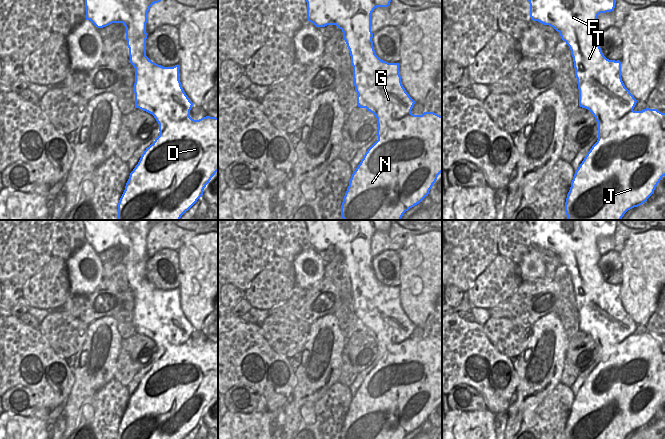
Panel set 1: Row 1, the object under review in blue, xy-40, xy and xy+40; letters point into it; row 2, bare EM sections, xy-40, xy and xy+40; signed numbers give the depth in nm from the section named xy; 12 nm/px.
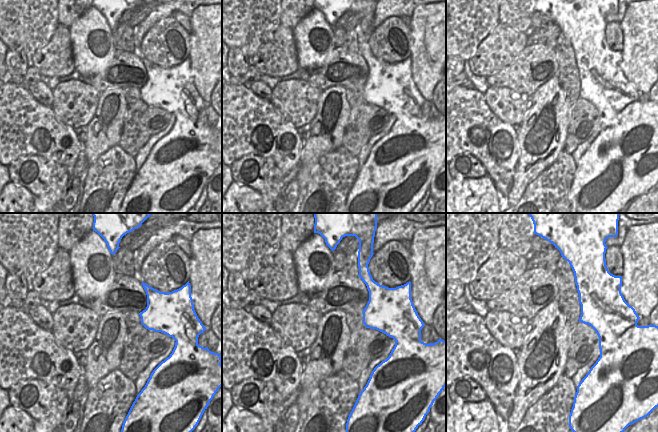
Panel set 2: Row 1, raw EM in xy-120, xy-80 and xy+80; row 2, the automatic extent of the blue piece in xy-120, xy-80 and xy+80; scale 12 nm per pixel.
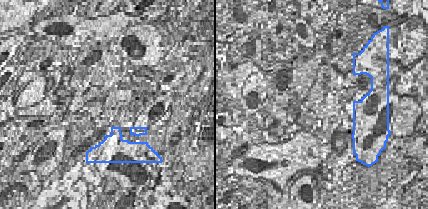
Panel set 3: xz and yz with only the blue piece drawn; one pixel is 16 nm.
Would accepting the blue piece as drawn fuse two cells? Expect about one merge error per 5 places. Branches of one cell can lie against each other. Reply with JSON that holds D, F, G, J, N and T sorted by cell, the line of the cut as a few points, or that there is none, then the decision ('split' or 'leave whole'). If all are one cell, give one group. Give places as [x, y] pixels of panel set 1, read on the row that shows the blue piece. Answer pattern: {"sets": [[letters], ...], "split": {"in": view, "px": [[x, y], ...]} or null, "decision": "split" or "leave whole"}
{"sets": [["D", "J", "N"], ["F", "G", "T"]], "split": {"in": "xy+40", "px": [[632, 109], [619, 119], [619, 124], [607, 135], [598, 136]]}, "decision": "split"}

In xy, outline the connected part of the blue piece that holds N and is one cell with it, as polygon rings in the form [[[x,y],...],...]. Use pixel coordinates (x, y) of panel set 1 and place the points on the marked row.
[[[434,112],[399,117],[384,136],[367,150],[353,172],[341,205],[343,220],[401,220],[410,208],[422,202],[442,172],[442,116]]]

